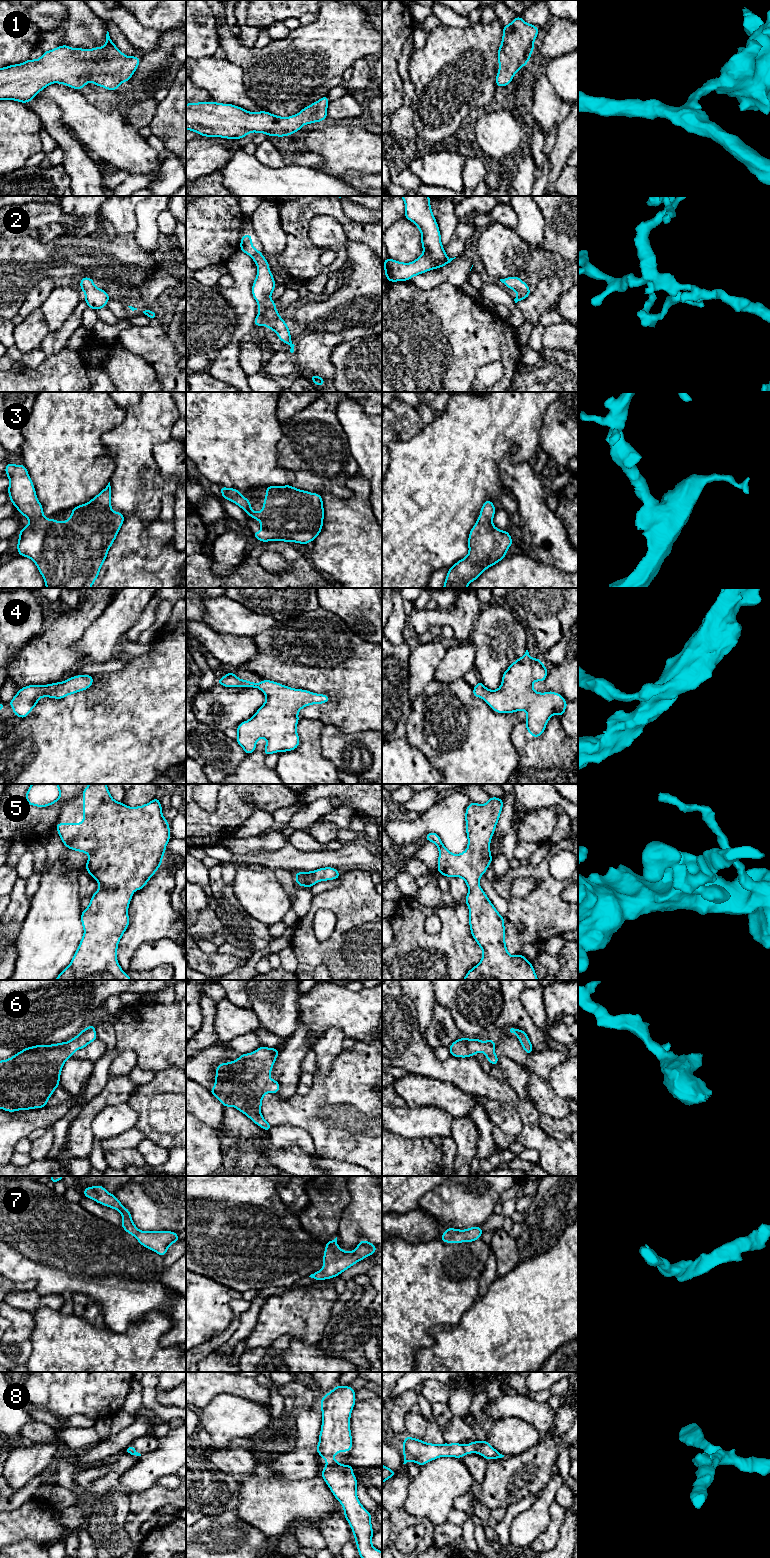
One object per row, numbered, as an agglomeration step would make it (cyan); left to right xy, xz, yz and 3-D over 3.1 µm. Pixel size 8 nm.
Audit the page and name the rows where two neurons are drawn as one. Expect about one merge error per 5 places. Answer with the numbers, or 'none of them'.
none of them

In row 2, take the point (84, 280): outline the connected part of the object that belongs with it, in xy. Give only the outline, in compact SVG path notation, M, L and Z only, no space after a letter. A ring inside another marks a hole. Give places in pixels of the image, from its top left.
M83 277L80 281L80 289L84 291L87 305L89 308L99 310L106 306L110 297L108 293L94 285L94 280L89 277Z

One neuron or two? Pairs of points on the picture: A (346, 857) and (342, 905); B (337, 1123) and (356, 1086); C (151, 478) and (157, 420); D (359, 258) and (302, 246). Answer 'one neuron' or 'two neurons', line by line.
A: two neurons
B: one neuron
C: one neuron
D: two neurons

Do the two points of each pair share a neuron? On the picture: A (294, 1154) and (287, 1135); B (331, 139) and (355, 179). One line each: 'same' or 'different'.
A: different
B: different

